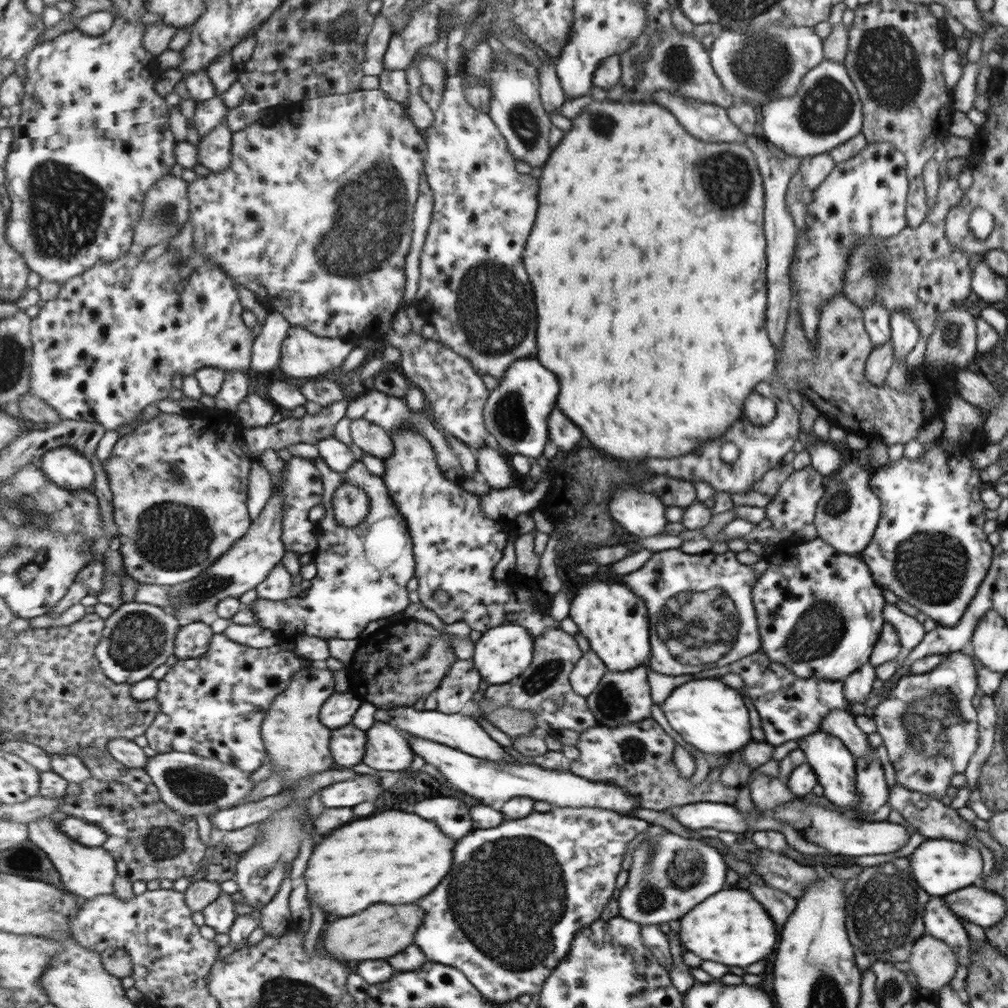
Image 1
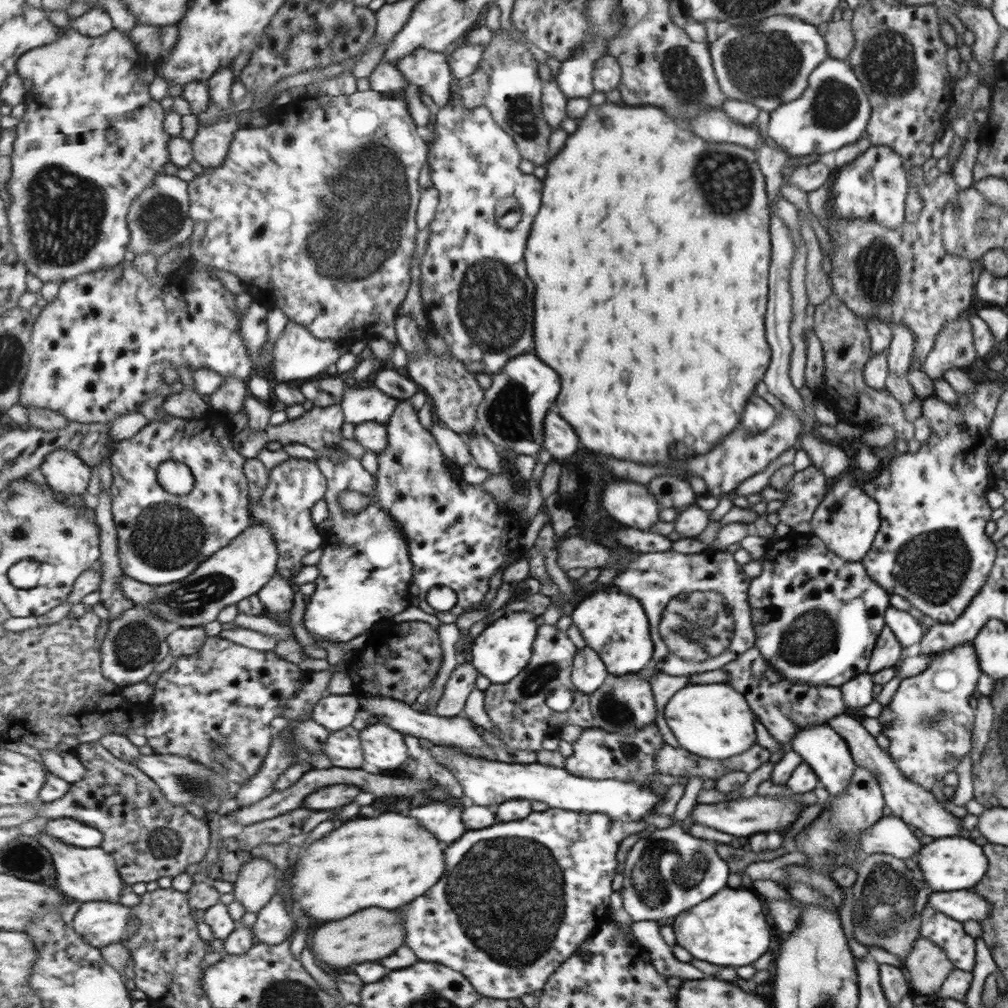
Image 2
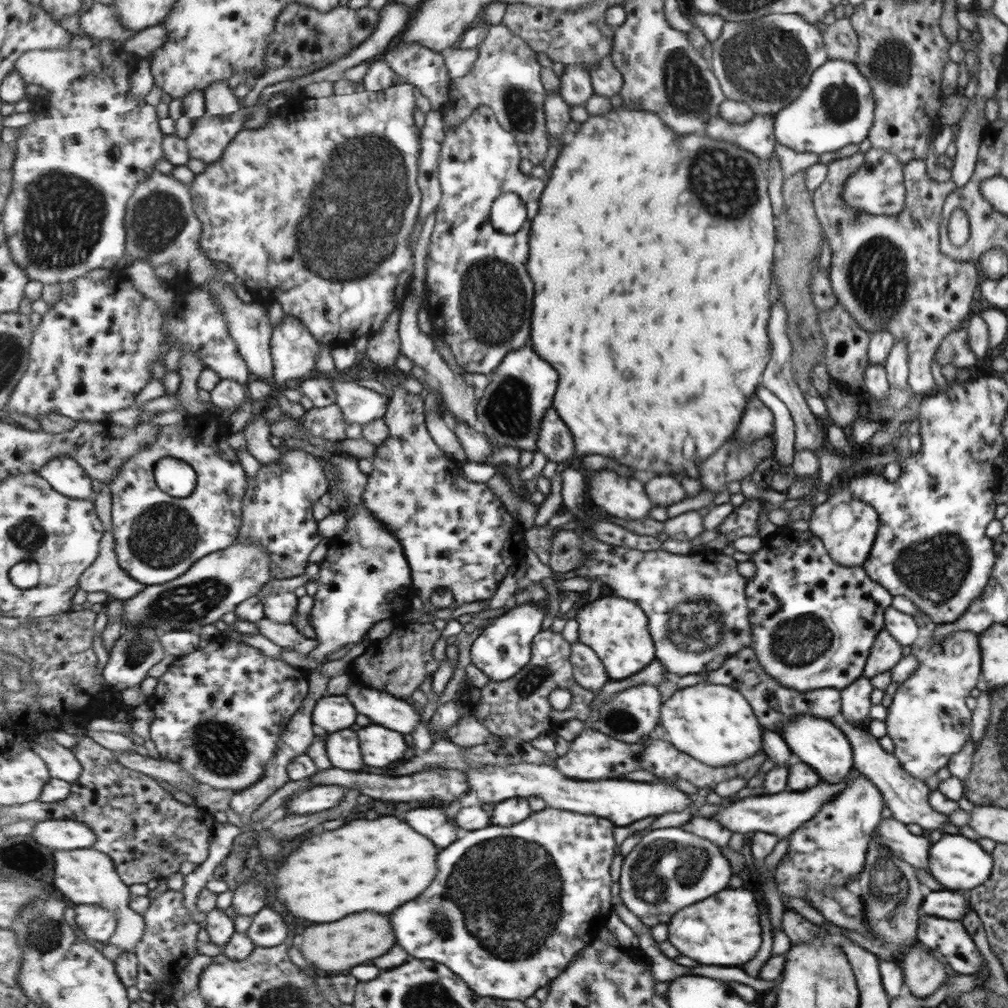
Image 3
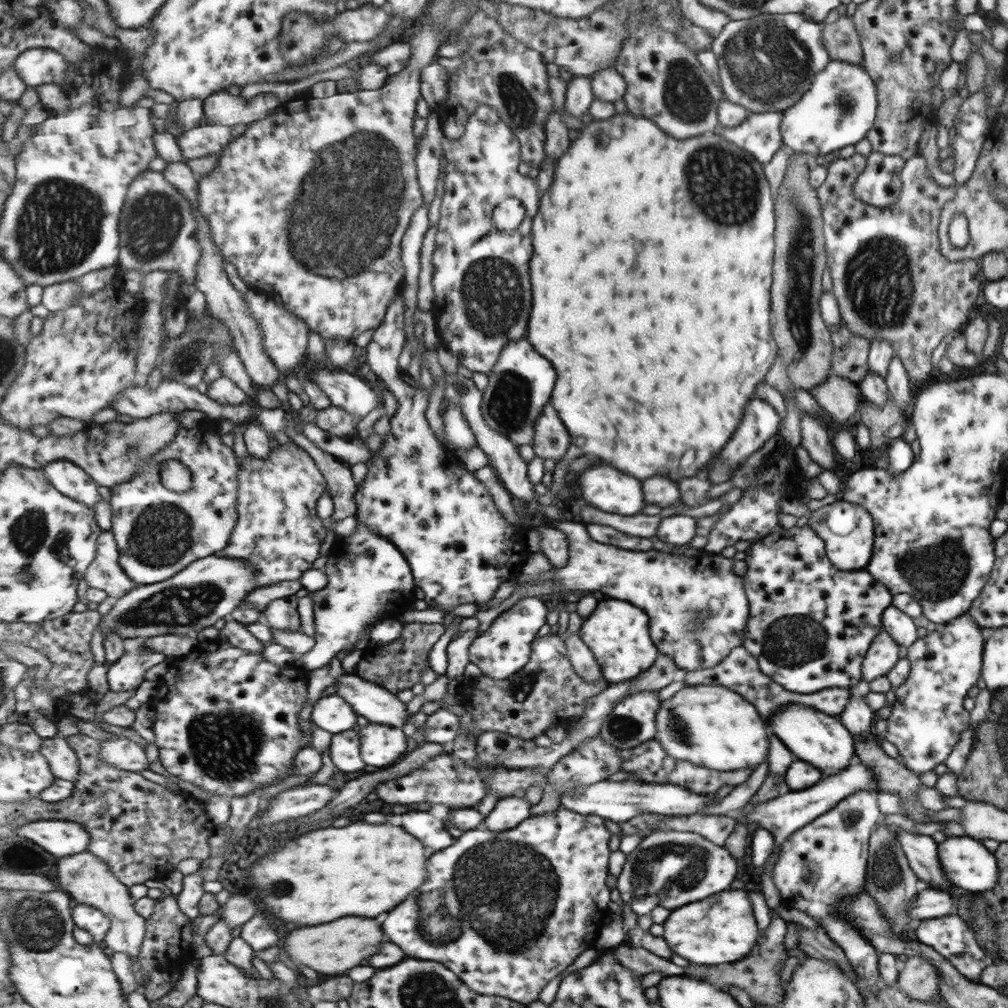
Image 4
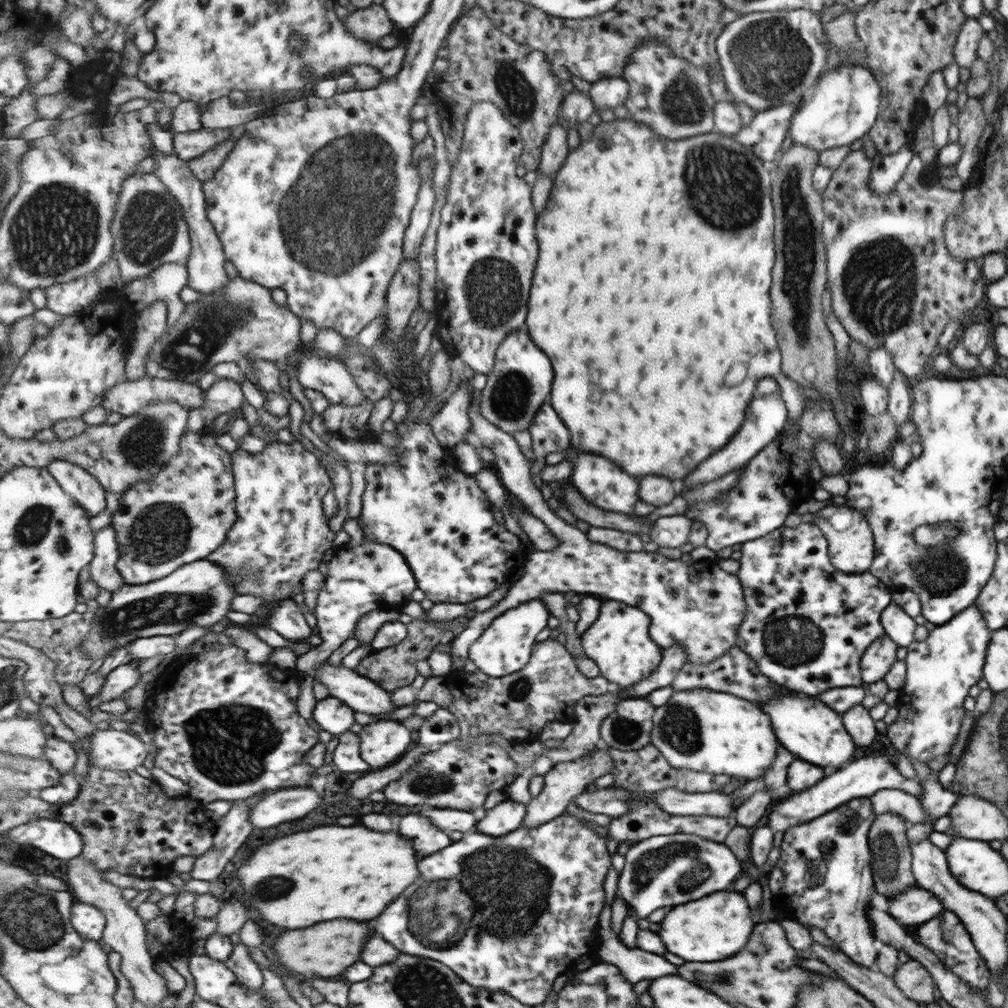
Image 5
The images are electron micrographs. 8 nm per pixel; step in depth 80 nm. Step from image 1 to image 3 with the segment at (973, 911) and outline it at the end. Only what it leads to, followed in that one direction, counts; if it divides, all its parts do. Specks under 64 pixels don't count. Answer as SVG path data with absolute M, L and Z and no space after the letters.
M947 889L927 890L921 904L921 914L947 920L961 920L963 914L968 910L972 908L968 906L966 893L961 894Z

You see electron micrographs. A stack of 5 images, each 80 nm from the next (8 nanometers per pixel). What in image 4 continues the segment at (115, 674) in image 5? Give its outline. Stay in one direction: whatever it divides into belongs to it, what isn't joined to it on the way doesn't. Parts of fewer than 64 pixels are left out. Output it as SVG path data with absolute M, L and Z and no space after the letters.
M125 639L125 654L107 672L109 689L113 692L134 690L145 682L149 668L169 657L142 645L142 639Z

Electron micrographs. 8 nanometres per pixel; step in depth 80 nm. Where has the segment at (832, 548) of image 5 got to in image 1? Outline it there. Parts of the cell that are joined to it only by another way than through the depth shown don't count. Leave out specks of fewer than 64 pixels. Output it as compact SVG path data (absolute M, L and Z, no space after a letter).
M847 462L832 474L826 486L826 494L819 499L813 526L816 536L830 544L837 552L858 557L869 544L879 516L881 501L869 488L869 474L856 462Z

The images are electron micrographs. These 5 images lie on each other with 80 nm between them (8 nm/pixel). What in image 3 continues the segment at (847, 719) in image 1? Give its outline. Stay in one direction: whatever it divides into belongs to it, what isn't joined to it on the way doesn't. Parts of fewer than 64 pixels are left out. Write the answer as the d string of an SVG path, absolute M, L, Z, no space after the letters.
M840 713L830 718L830 721L846 734L847 740L854 748L854 765L867 781L874 782L879 792L882 793L883 800L886 800L887 808L890 810L892 817L903 824L917 824L923 830L939 831L943 834L943 824L949 823L946 815L937 812L930 807L929 797L930 791L924 782L917 780L917 778L910 776L910 774L902 767L900 762L892 754L884 752L878 740L873 738L866 730L851 725Z

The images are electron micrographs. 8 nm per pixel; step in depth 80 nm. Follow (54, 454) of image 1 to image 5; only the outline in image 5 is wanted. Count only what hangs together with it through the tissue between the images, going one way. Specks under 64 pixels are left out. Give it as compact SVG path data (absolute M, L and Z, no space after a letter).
M54 460L48 469L59 484L92 516L107 508L107 494L99 479L78 464L68 460Z

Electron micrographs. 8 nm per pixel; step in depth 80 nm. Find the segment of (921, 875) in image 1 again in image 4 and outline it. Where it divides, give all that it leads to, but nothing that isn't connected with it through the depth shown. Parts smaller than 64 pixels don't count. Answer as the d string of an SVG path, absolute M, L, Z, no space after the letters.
M951 836L945 837L941 844L937 845L939 865L942 867L946 879L957 888L967 890L969 893L990 891L1001 877L997 858L989 852L981 841L971 837Z

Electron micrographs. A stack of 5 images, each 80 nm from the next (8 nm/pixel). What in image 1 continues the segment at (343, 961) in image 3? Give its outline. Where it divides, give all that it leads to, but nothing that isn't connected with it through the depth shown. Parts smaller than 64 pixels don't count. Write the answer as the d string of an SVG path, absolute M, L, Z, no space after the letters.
M377 904L375 908L367 908L367 912L361 912L359 916L341 918L329 924L323 930L323 946L330 956L337 960L377 960L377 958L389 958L397 952L405 950L413 944L413 936L417 928L423 924L425 912L419 910L417 904L407 904L403 908L395 908L389 904Z

